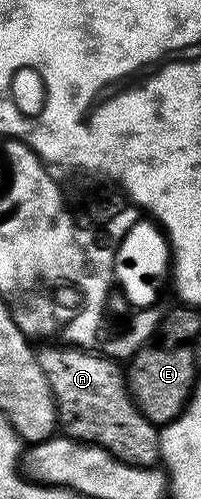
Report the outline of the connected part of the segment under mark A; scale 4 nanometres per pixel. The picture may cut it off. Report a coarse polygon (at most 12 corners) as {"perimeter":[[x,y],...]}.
{"perimeter":[[90,349],[37,352],[65,438],[132,467],[159,462],[159,428],[126,373]]}

